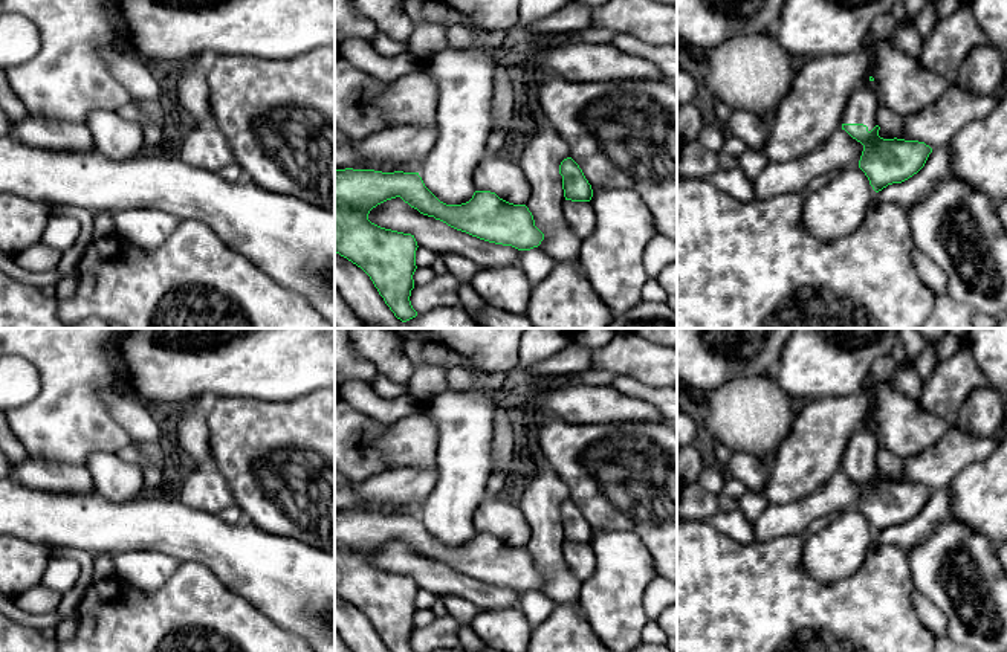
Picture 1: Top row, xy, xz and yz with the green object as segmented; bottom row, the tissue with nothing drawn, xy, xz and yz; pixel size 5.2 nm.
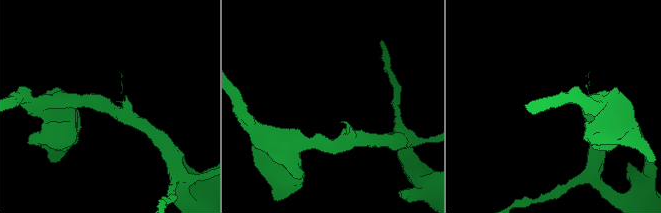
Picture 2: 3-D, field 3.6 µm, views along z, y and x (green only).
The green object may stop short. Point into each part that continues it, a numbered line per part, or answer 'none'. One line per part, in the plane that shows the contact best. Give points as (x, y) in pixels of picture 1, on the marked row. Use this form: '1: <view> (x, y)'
1: yz (861, 107)

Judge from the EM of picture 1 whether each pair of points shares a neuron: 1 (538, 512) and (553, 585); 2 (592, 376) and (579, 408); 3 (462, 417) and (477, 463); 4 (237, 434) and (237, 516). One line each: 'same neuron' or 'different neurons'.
1: same neuron
2: different neurons
3: same neuron
4: different neurons

